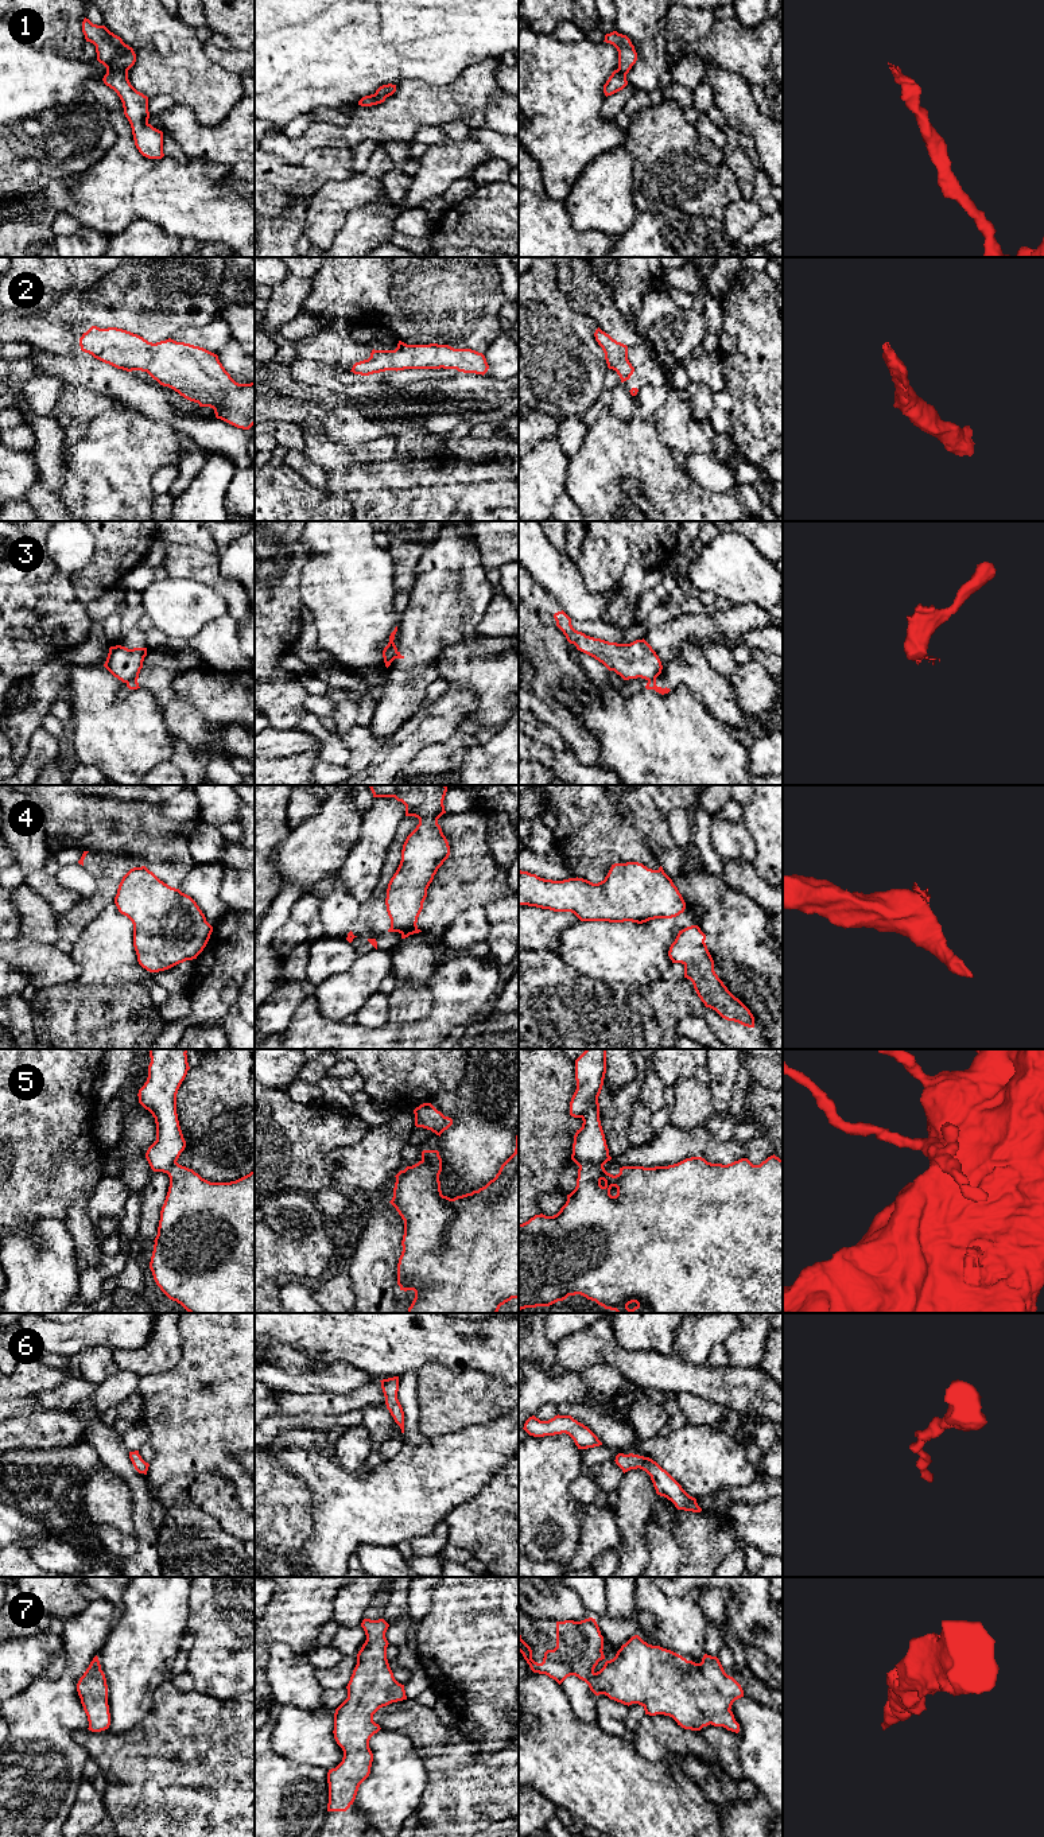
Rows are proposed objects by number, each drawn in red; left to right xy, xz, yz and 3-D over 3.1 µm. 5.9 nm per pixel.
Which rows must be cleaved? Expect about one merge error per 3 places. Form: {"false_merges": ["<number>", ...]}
{"false_merges": ["3", "4"]}

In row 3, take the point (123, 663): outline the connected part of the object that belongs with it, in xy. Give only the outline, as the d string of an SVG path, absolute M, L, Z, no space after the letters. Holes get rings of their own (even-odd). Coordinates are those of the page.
M110 646L104 667L119 680L128 683L143 668L145 656L147 648Z

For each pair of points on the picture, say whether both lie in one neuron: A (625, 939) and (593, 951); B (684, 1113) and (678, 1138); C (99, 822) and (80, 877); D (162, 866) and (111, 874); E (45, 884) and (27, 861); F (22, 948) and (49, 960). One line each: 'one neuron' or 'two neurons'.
A: one neuron
B: two neurons
C: two neurons
D: one neuron
E: two neurons
F: one neuron

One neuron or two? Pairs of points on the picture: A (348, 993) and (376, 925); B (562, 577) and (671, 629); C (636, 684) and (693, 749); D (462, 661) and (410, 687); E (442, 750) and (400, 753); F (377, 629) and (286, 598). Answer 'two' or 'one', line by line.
A: two
B: two
C: two
D: two
E: two
F: two

